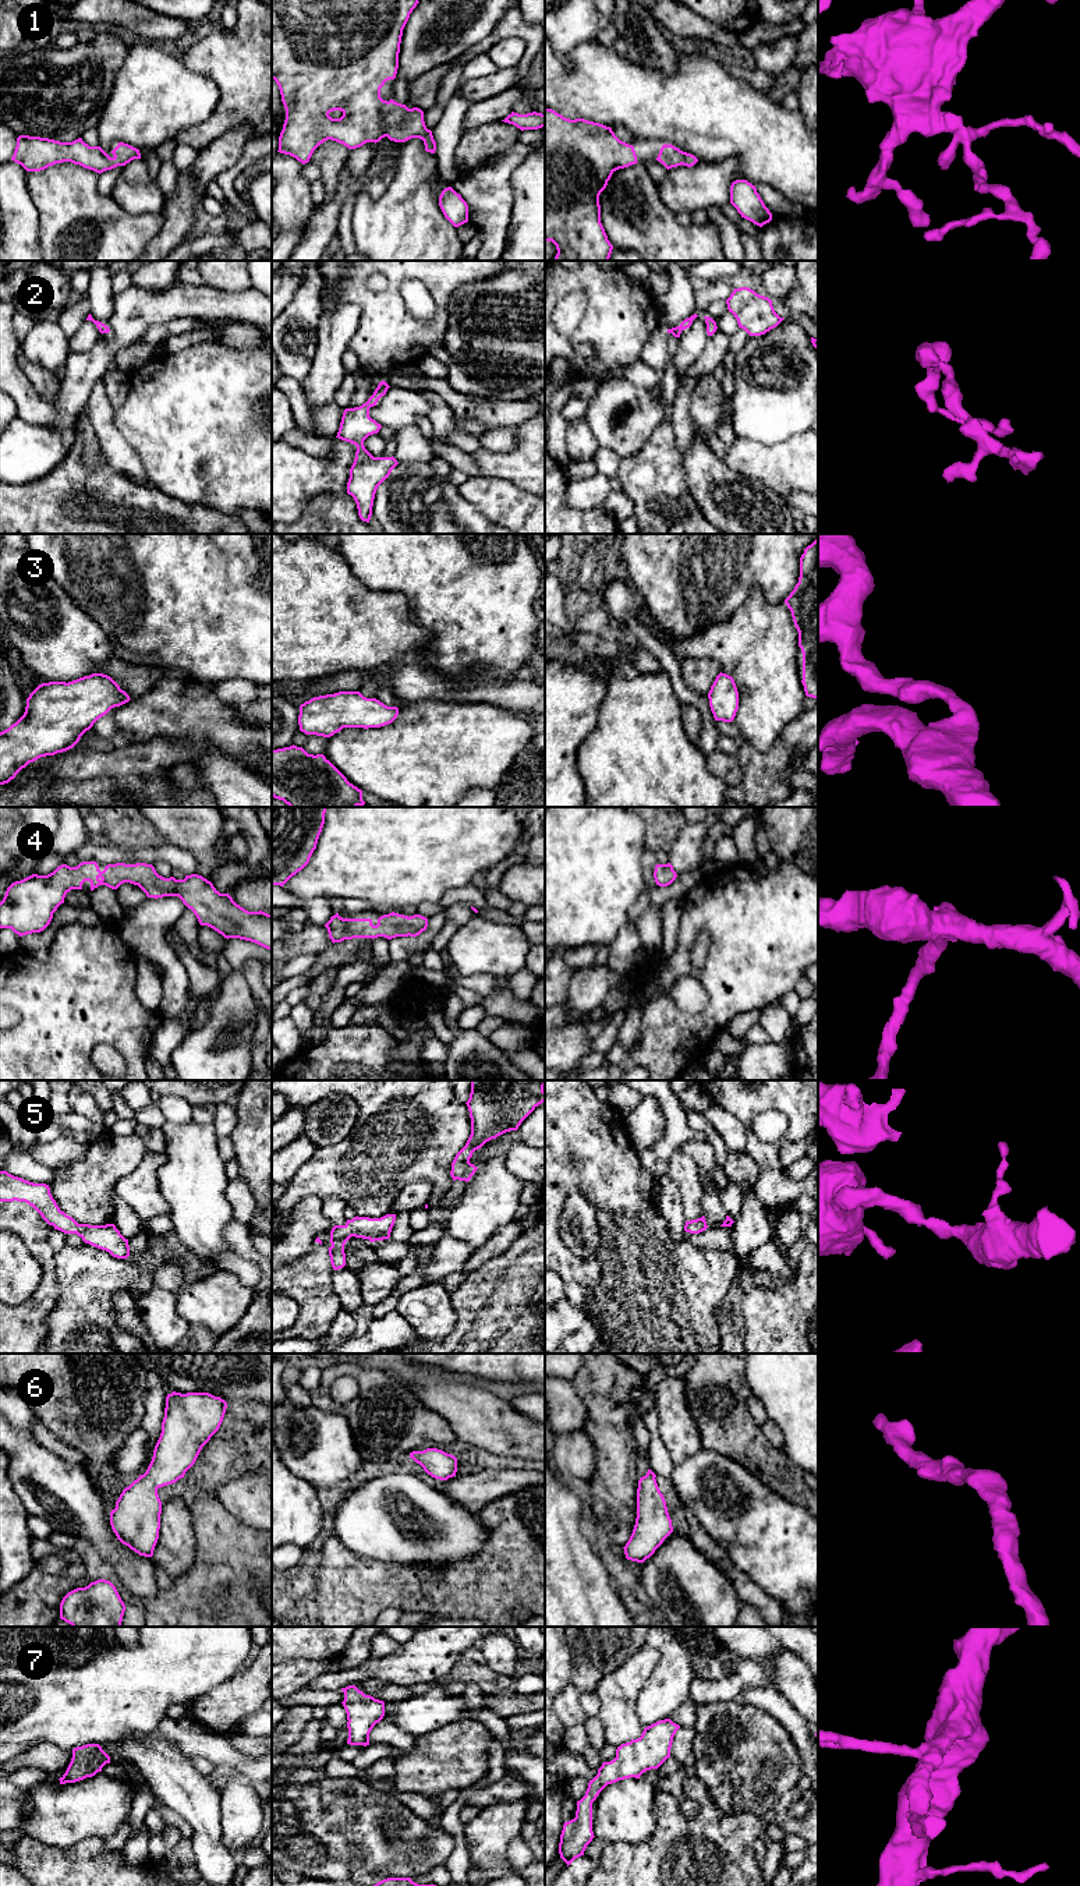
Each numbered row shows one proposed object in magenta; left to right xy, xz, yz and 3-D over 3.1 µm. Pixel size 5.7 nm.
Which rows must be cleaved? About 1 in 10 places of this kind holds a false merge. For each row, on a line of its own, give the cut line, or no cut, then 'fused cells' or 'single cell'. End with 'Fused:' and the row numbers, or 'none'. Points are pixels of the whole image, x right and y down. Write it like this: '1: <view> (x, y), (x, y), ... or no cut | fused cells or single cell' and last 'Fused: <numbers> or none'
1: no cut | single cell
2: no cut | single cell
3: no cut | single cell
4: no cut | single cell
5: no cut | single cell
6: no cut | single cell
7: no cut | single cell
Fused: none

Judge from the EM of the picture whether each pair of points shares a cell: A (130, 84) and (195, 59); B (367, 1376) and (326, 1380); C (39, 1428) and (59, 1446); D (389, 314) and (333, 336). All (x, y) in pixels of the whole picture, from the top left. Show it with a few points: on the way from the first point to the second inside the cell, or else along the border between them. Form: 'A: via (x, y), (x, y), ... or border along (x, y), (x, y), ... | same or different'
A: border along (180, 57), (188, 68), (211, 80) | different
B: via (357, 1370), (336, 1372) | same
C: via (43, 1433), (53, 1443) | same
D: border along (339, 298), (361, 307), (358, 331), (347, 347) | different

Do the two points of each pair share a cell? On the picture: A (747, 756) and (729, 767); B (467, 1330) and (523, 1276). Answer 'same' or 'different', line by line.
A: different
B: same

